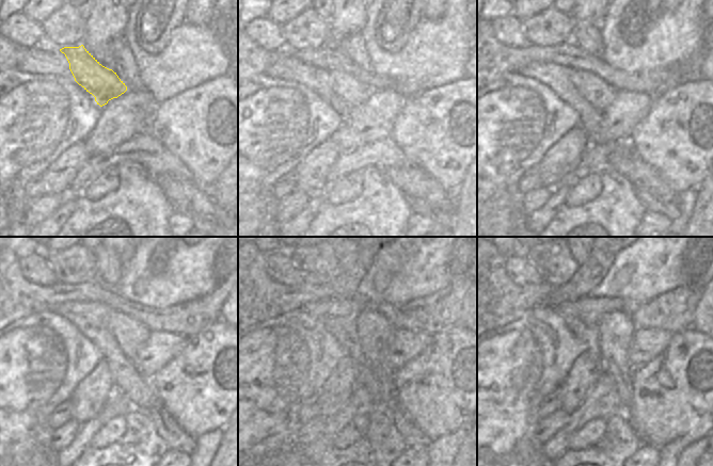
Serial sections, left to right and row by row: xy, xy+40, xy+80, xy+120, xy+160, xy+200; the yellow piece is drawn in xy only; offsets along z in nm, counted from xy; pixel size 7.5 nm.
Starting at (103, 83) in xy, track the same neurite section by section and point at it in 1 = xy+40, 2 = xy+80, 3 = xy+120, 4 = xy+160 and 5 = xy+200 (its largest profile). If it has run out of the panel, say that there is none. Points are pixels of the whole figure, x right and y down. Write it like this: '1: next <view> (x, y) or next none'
1: next xy+40 (344, 84)
2: next xy+80 (600, 94)
3: next xy+120 (130, 334)
4: next xy+160 (375, 332)
5: next xy+200 (616, 330)

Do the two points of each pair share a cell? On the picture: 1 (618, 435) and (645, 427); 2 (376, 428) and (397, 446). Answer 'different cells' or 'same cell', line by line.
1: different cells
2: same cell

